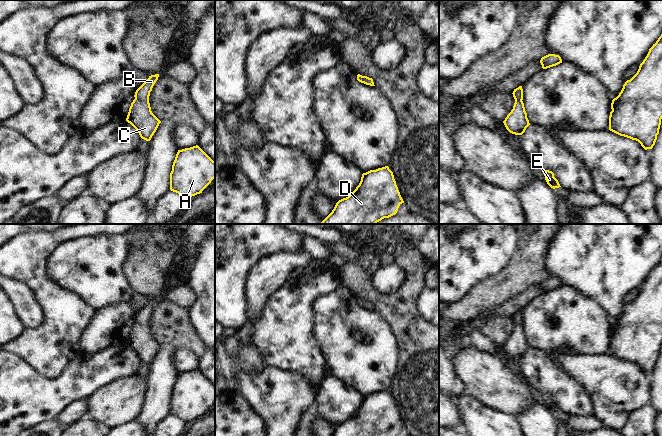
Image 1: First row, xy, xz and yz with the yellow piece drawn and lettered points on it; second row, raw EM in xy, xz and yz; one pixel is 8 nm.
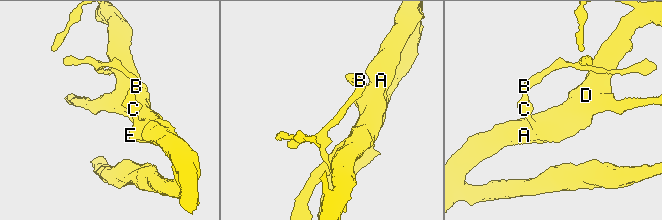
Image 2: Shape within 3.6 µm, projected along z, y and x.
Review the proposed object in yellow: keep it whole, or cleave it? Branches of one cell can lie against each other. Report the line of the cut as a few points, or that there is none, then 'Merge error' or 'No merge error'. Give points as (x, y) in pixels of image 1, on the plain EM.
No split. No merge error.

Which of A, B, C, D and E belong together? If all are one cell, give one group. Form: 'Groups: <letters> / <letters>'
Groups: A B C D E.

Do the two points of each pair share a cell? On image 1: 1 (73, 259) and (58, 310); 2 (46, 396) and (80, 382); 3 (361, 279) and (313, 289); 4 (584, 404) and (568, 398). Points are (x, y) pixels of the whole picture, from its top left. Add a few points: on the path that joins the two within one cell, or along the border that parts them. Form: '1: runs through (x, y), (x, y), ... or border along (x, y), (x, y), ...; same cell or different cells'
1: border along (46, 274), (59, 286), (74, 292), (84, 302); different cells
2: runs through (54, 395), (72, 384); same cell
3: border along (340, 278), (342, 285); different cells
4: runs through (580, 403), (572, 398); same cell

